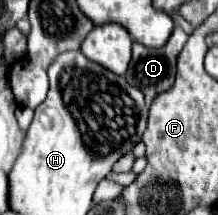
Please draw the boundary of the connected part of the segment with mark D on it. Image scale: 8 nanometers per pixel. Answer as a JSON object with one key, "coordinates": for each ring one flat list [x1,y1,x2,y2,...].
{"coordinates":[[175,26,169,42,163,48,147,48,139,42,133,44,133,58,125,78,127,82,131,82,131,86,139,88,145,94,147,106,157,94,173,86,177,56,183,50,187,38,189,36,179,26]]}

